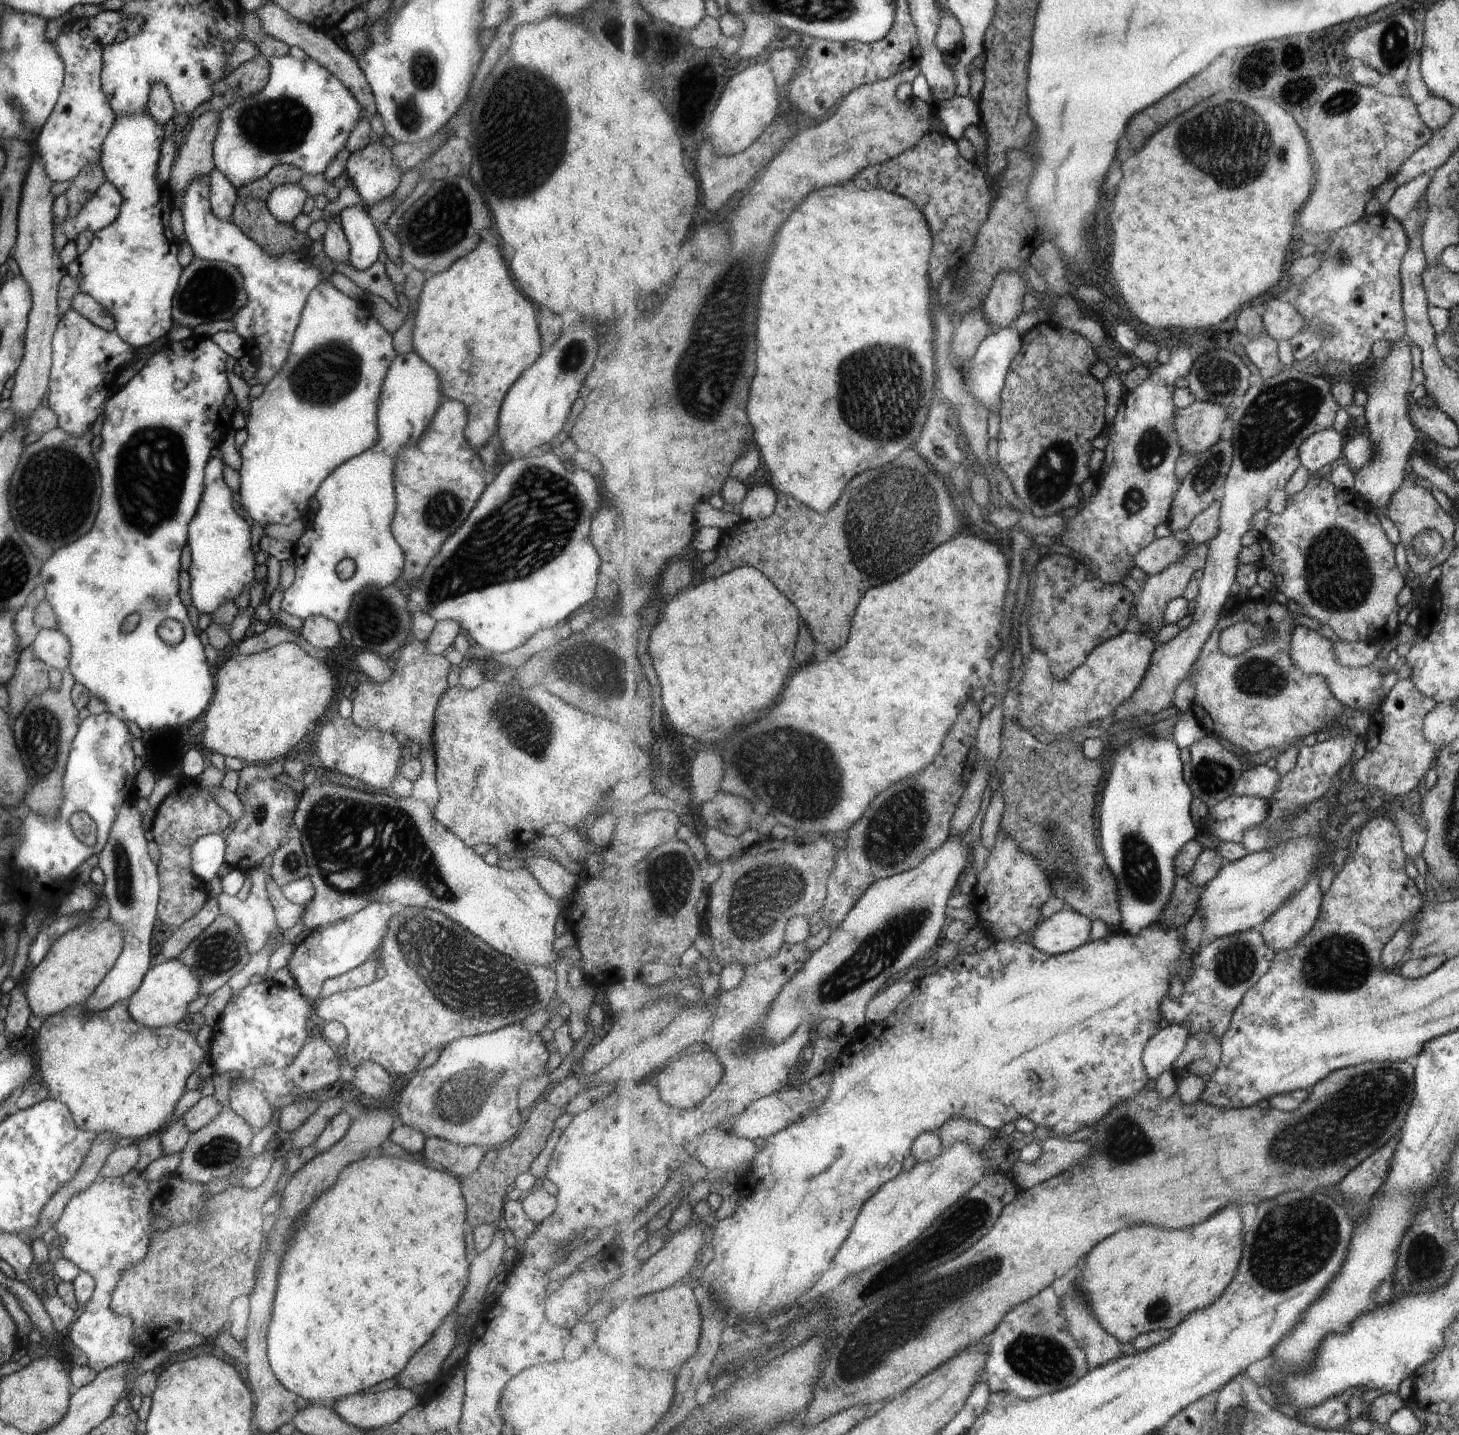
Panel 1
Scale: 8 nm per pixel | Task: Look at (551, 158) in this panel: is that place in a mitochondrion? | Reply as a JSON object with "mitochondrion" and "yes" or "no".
{"mitochondrion":"yes"}

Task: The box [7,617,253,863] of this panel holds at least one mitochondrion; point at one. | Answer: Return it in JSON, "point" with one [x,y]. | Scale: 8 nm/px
{"point":[39,732]}

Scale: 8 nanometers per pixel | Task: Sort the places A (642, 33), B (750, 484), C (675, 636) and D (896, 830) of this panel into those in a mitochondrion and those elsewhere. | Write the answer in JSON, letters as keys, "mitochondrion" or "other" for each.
{"A":"other","B":"other","C":"other","D":"mitochondrion"}

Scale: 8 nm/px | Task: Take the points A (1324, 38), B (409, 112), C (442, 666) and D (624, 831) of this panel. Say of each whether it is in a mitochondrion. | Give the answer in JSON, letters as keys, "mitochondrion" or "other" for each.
{"A":"other","B":"mitochondrion","C":"other","D":"other"}

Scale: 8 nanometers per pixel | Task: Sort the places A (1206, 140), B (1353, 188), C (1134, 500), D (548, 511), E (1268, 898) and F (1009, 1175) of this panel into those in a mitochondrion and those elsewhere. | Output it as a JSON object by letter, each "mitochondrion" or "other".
{"A":"mitochondrion","B":"other","C":"mitochondrion","D":"mitochondrion","E":"other","F":"other"}

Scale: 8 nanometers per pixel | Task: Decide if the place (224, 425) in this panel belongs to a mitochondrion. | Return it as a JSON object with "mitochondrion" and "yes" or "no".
{"mitochondrion":"no"}

